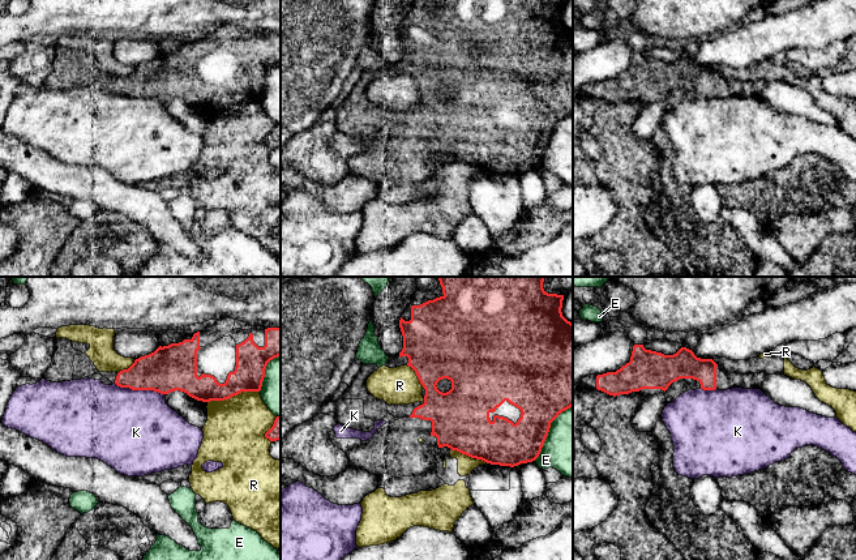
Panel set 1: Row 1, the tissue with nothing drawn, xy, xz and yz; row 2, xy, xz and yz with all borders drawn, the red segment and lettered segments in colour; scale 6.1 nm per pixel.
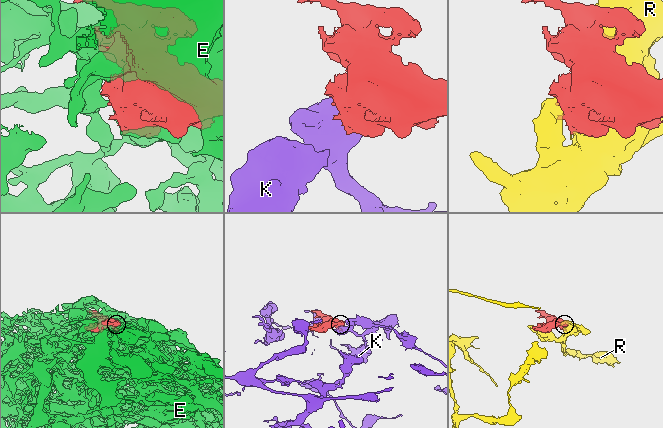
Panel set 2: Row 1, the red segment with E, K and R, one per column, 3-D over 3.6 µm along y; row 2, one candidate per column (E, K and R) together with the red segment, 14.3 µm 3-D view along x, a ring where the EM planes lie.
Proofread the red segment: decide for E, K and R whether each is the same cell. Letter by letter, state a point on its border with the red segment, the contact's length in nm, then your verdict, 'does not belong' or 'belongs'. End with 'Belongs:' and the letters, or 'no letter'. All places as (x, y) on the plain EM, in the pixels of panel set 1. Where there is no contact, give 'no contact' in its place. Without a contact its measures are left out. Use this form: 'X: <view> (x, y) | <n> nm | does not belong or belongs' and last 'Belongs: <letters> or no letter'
E: xz (548, 139) | 420 nm | does not belong
K: xy (140, 97) | 320 nm | does not belong
R: xy (232, 103) | 320 nm | does not belong
Belongs: no letter

